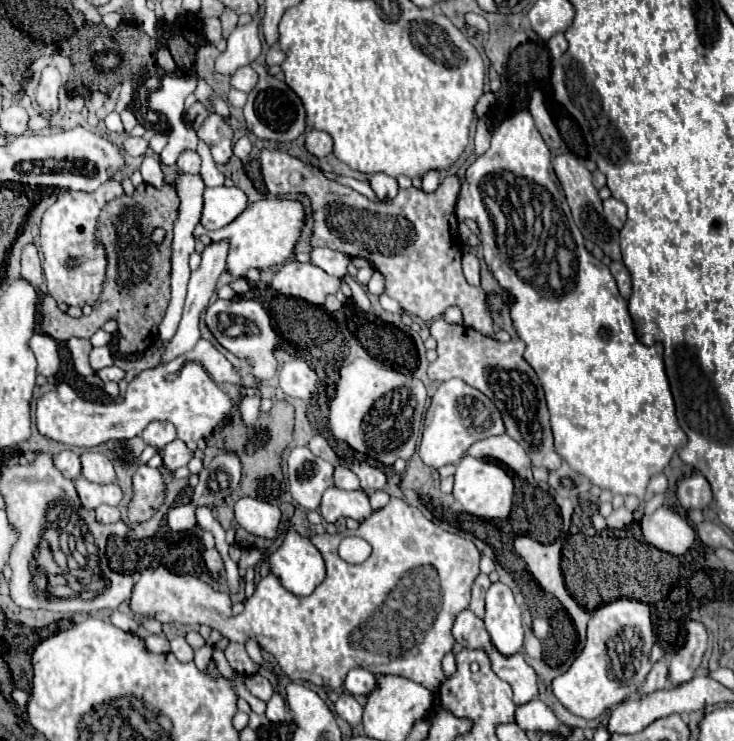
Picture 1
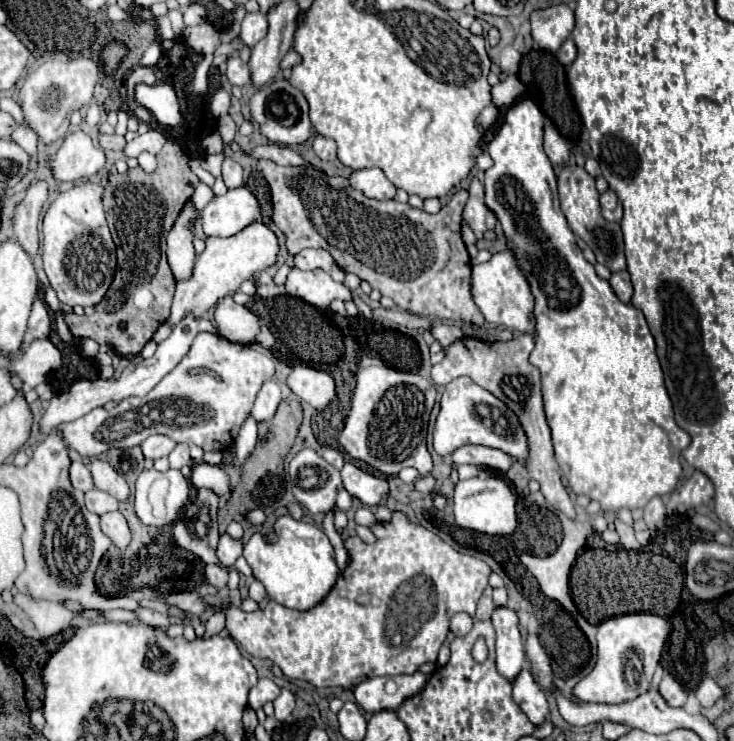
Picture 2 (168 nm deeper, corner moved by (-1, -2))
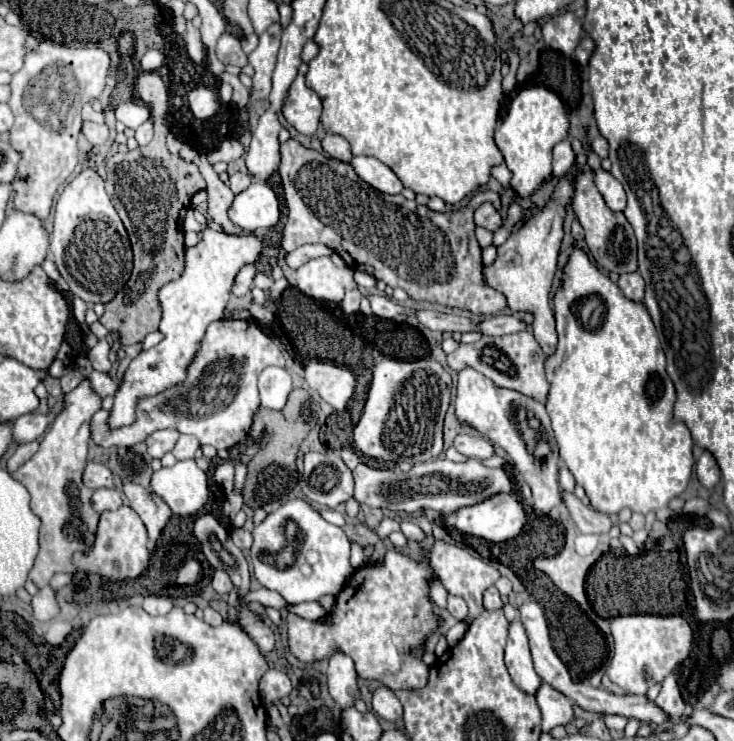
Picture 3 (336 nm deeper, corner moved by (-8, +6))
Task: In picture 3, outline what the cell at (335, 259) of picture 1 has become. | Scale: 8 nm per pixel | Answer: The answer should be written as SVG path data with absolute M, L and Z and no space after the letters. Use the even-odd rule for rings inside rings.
M306 244L306 246L300 246L296 248L294 252L290 252L286 256L286 262L290 268L300 268L302 264L306 264L308 260L312 258L318 258L318 256L332 256L334 250L330 250L326 244Z

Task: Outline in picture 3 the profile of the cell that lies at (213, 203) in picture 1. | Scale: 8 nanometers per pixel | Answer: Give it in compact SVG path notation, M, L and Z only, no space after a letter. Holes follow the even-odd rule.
M252 182L242 194L238 194L228 208L228 216L234 226L242 230L264 230L276 226L280 220L278 198L274 190L264 182Z

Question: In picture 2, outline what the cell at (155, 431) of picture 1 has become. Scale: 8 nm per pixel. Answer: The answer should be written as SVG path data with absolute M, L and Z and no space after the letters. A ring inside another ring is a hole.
M153 434L149 436L143 444L141 444L141 450L145 454L145 458L151 458L151 460L157 460L161 456L169 456L171 450L177 446L175 440L163 436L163 434Z

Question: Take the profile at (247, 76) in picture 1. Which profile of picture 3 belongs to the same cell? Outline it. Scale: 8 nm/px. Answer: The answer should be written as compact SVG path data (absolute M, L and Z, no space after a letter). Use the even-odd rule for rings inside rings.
M222 34L222 38L218 40L218 46L216 46L216 54L224 64L234 64L240 68L244 68L248 64L248 56L244 54L240 40L232 34Z

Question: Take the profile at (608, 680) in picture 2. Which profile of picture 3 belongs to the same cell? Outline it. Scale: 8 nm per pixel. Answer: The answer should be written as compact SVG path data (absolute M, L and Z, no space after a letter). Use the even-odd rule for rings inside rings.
M630 614L610 621L614 640L614 654L606 674L602 676L602 688L612 694L646 694L652 684L664 680L688 654L692 646L692 628L682 616L658 616L658 614Z

